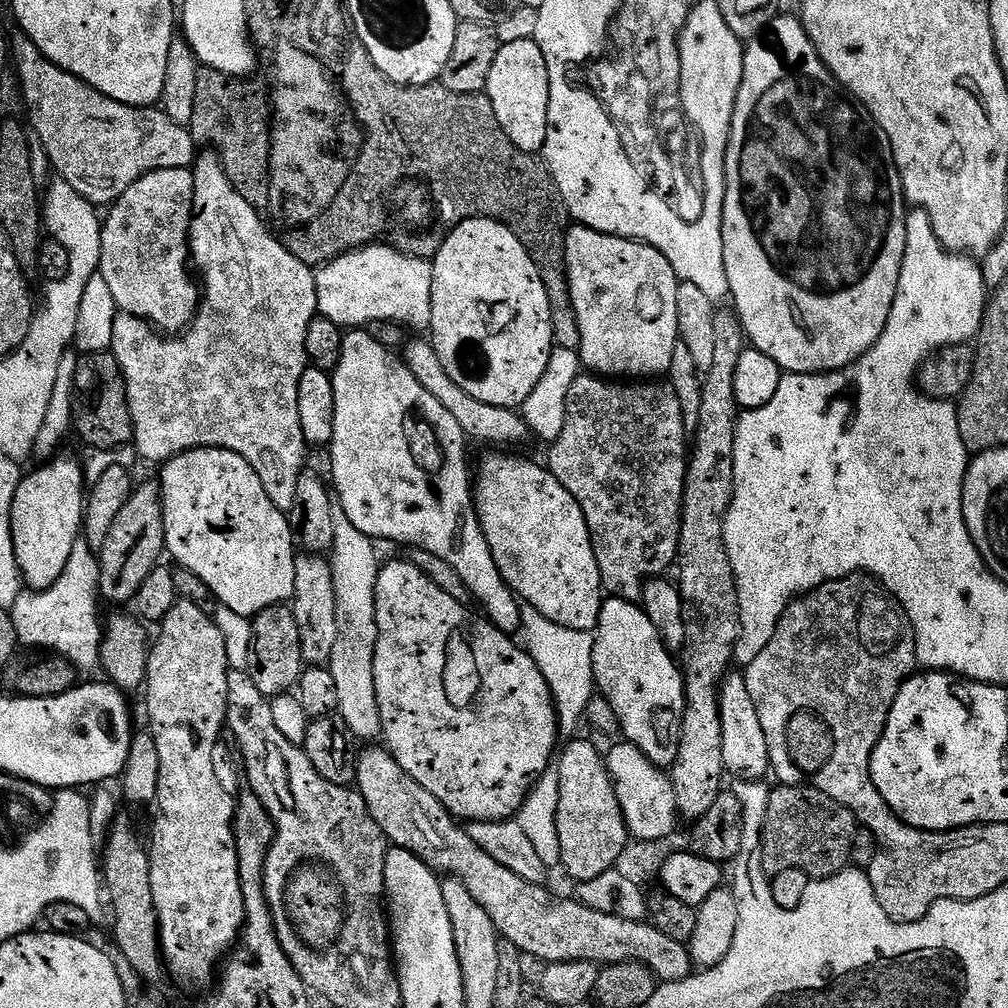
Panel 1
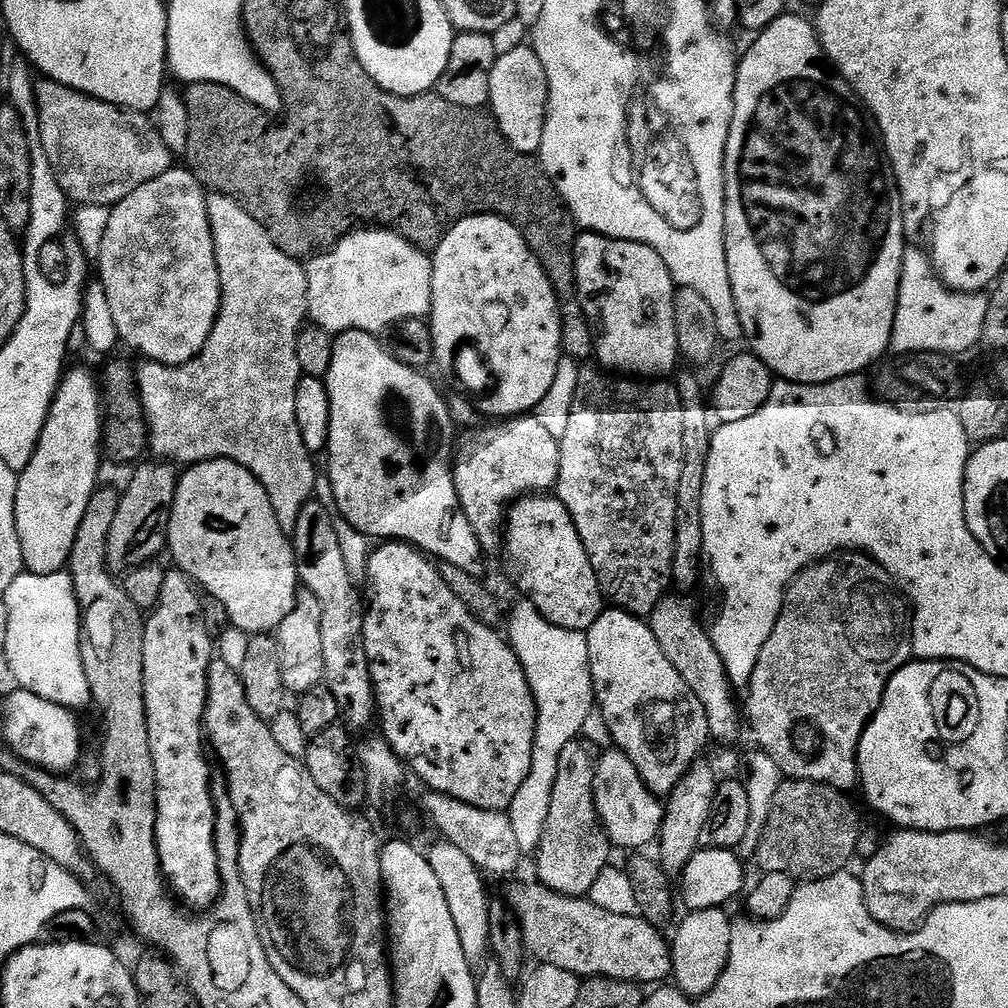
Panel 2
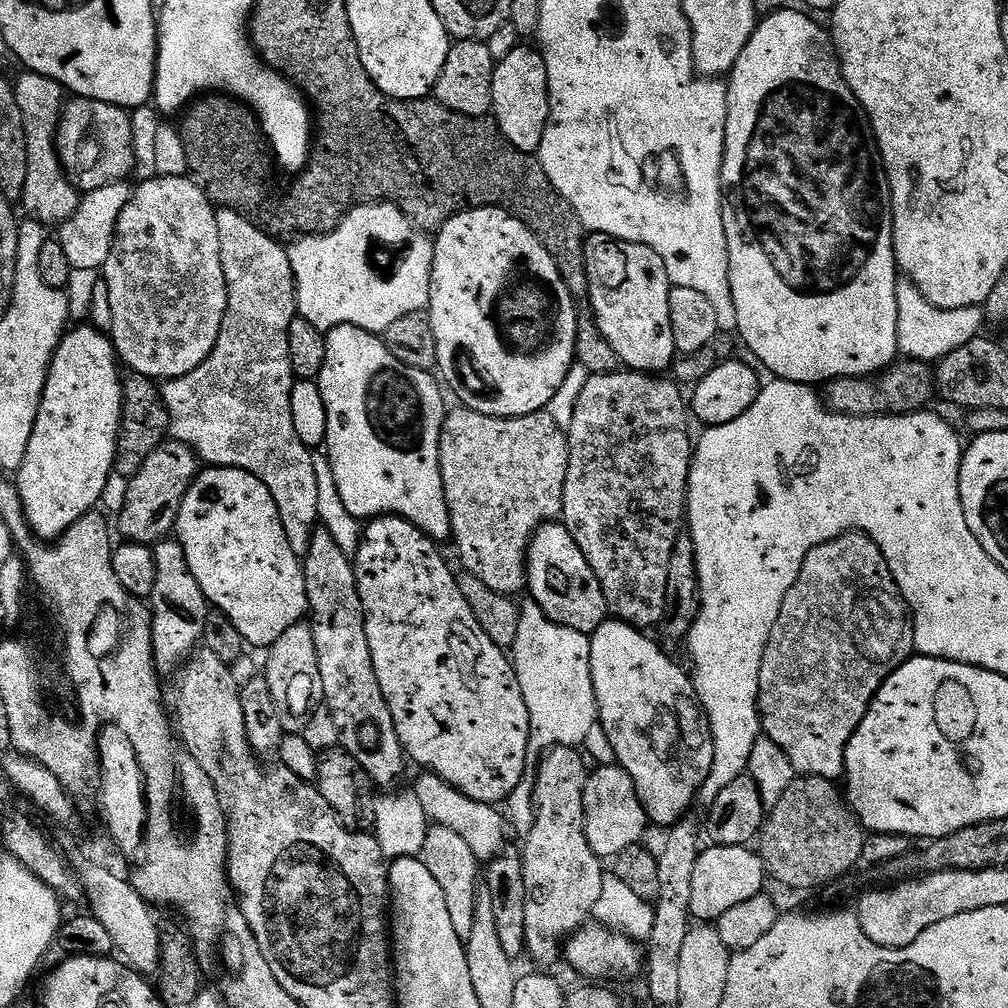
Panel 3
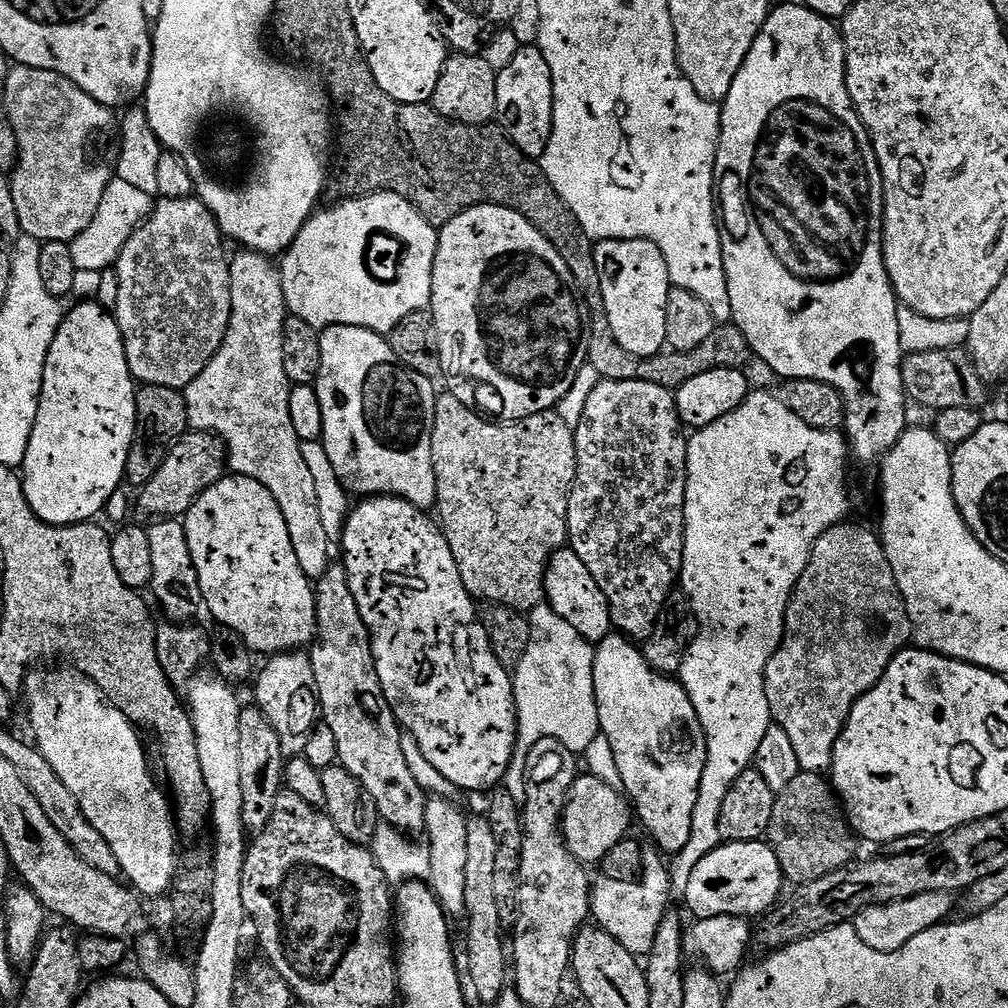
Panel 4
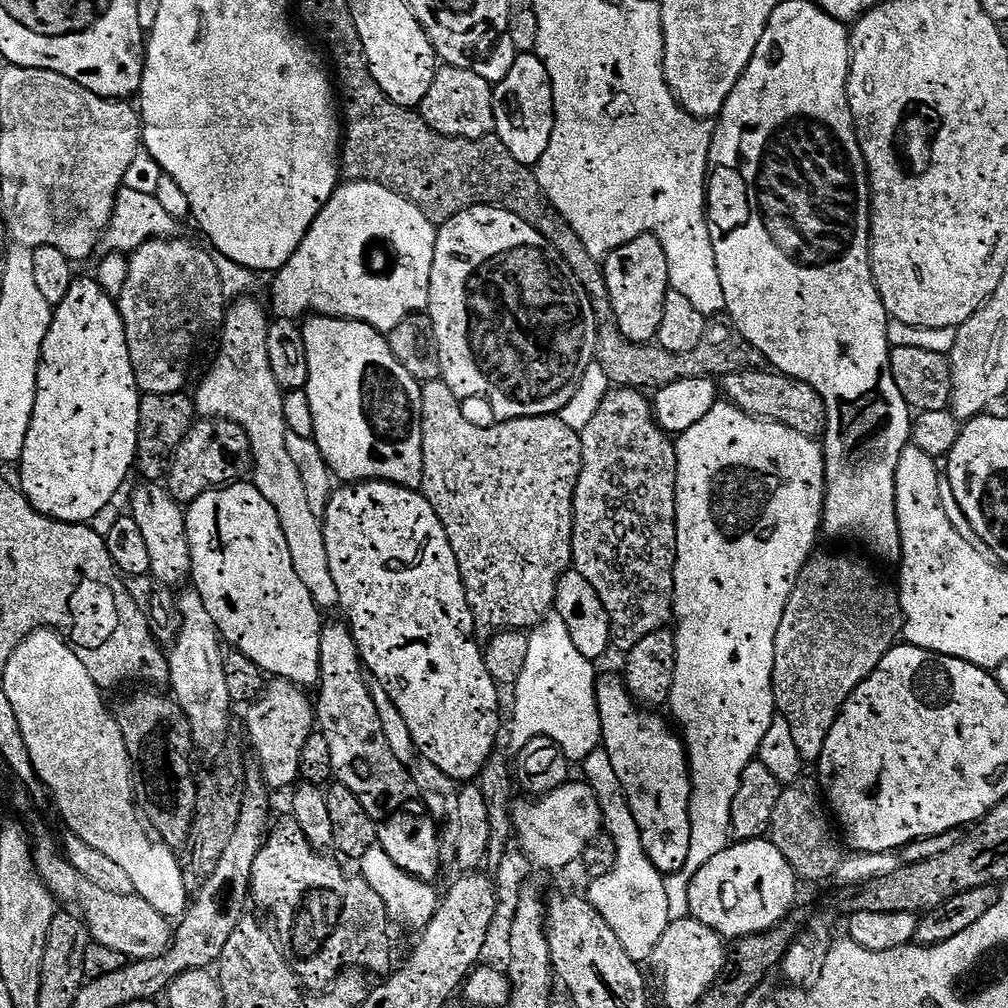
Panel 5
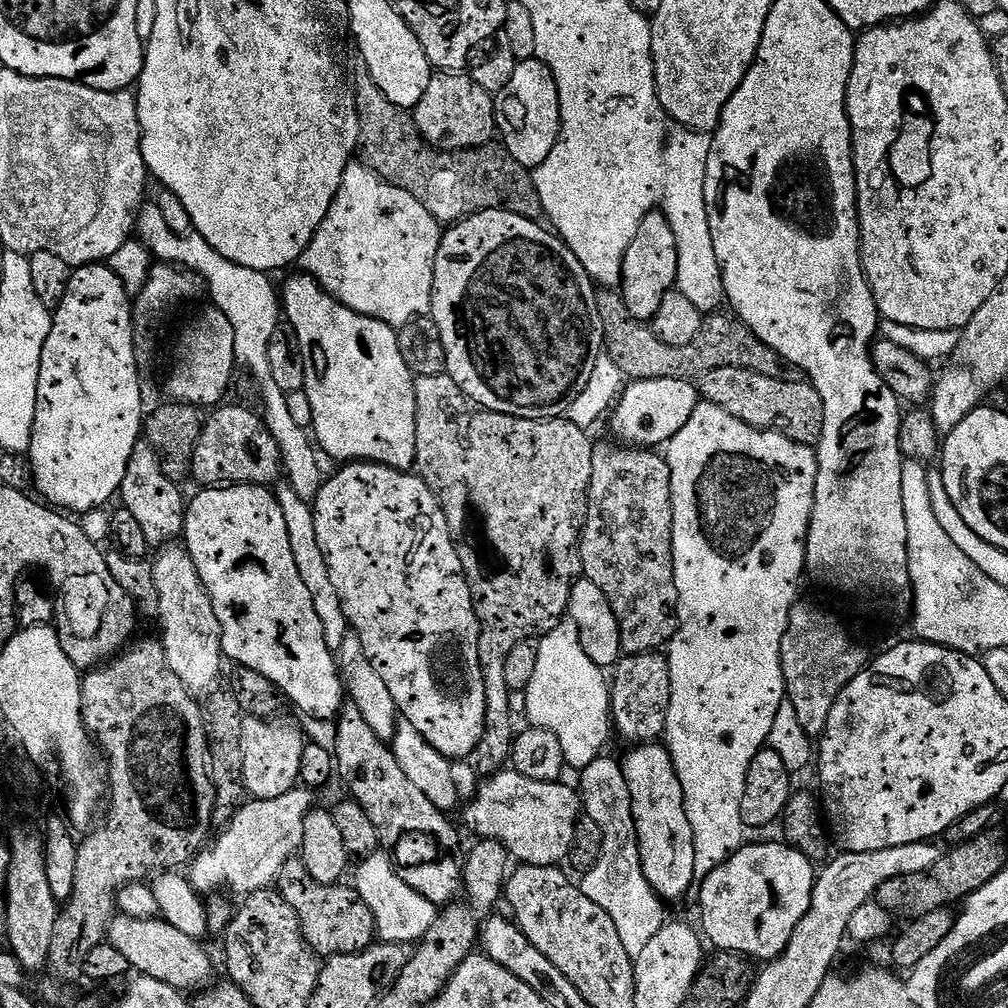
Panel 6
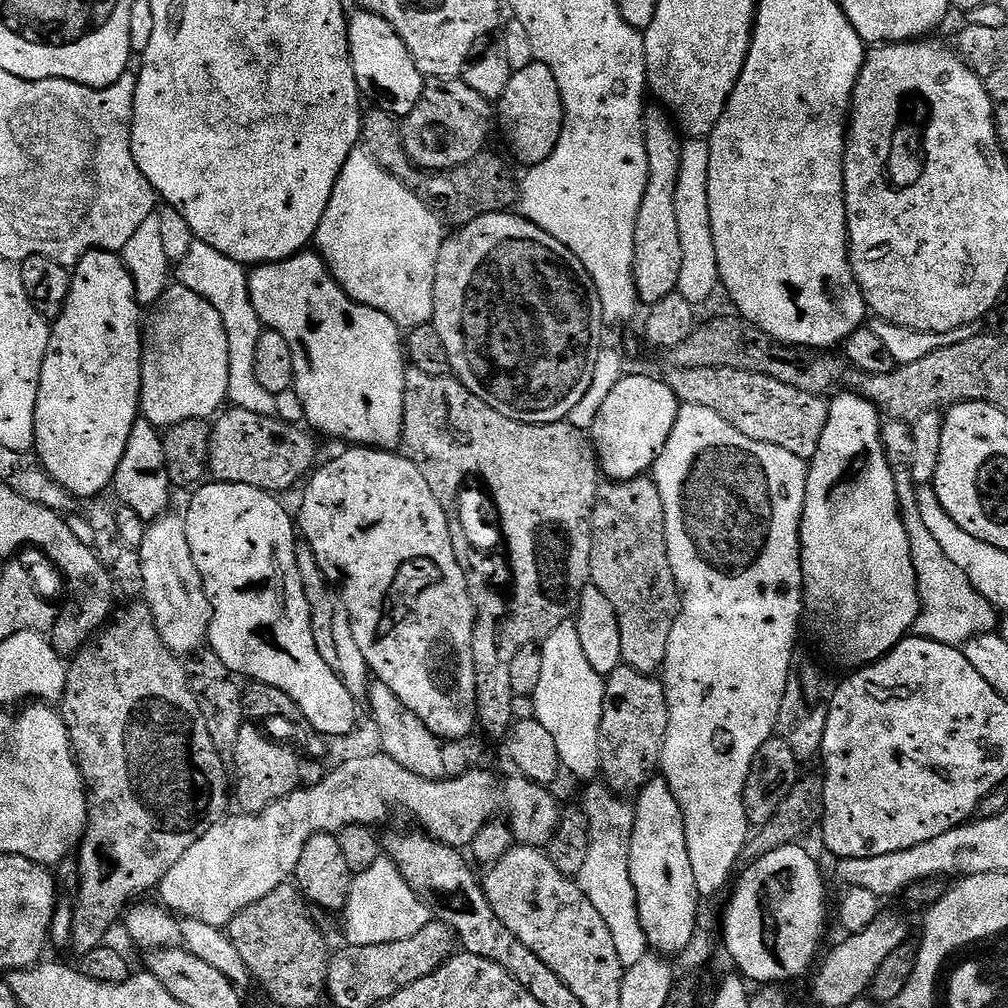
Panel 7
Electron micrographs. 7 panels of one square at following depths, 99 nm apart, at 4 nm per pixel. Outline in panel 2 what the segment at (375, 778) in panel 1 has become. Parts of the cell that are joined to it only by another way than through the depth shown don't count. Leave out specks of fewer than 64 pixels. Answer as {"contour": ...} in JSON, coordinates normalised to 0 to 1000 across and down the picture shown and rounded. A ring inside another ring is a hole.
{"contour":[[[512,877],[502,888],[502,896],[516,916],[520,928],[520,938],[525,945],[533,948],[536,956],[554,958],[554,962],[565,962],[576,970],[598,970],[600,972],[616,972],[636,978],[655,978],[659,971],[667,968],[667,938],[660,926],[650,921],[639,910],[622,909],[621,907],[605,907],[605,903],[597,903],[597,899],[589,899],[582,891],[559,889],[546,883],[542,878]]]}

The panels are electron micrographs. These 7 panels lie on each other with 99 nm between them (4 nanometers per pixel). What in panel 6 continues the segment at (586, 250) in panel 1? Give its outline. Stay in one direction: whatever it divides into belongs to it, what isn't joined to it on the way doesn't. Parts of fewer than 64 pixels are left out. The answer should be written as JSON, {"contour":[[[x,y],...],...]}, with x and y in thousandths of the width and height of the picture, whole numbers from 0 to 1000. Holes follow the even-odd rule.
{"contour":[[[648,208],[637,216],[633,224],[633,232],[629,240],[619,250],[615,282],[621,300],[621,308],[625,308],[627,316],[646,319],[653,312],[653,304],[657,304],[657,296],[671,286],[673,272],[673,240],[669,236],[669,228],[659,215],[658,209]]]}

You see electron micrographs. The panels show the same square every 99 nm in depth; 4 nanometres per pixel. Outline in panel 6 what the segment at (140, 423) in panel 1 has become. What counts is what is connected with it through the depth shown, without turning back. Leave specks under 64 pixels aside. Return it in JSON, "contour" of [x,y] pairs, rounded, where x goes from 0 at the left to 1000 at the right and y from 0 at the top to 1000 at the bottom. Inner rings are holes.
{"contour":[[[285,478],[275,479],[272,491],[276,502],[280,502],[280,514],[284,514],[284,530],[288,530],[288,546],[292,546],[292,562],[296,562],[296,569],[300,569],[300,578],[304,580],[304,585],[308,585],[312,606],[315,608],[315,613],[319,617],[323,641],[332,649],[337,646],[339,633],[343,633],[347,620],[339,605],[335,585],[331,585],[331,577],[327,577],[327,564],[323,562],[323,554],[319,554],[319,545],[315,543],[315,529],[312,527],[309,499],[296,494],[296,490],[292,490],[292,486]]]}

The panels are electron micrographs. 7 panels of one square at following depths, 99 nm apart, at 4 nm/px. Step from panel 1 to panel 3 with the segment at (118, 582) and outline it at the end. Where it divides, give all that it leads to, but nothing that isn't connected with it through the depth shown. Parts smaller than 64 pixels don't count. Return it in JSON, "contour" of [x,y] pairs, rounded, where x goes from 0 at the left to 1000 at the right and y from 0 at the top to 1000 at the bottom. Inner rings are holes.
{"contour":[[[166,436],[141,458],[141,466],[127,477],[123,501],[119,504],[119,528],[124,537],[154,542],[174,525],[181,498],[200,467],[200,457],[194,447],[173,436]]]}

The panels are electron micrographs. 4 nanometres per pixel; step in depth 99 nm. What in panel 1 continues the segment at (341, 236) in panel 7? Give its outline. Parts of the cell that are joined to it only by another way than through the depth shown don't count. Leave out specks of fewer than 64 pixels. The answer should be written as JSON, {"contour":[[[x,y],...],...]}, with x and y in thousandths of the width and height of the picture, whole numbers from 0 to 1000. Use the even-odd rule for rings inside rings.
{"contour":[[[384,241],[358,244],[342,254],[336,254],[313,270],[313,291],[316,313],[337,322],[341,327],[353,327],[373,317],[387,317],[406,326],[429,324],[429,263],[416,258],[412,252],[402,251],[396,246],[387,246]]]}

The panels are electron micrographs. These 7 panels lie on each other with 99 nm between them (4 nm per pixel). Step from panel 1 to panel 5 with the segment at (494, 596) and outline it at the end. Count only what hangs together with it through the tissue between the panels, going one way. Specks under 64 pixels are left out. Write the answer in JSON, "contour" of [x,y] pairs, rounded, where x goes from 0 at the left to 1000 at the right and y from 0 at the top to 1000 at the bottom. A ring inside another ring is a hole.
{"contour":[[[307,313],[301,318],[302,338],[304,339],[304,355],[308,355],[308,375],[304,386],[307,393],[308,405],[311,408],[311,434],[315,446],[319,446],[319,454],[323,454],[325,465],[330,473],[337,478],[360,478],[363,476],[384,476],[387,480],[398,480],[400,484],[416,485],[421,479],[421,463],[419,462],[419,381],[412,377],[391,355],[382,330],[374,329],[367,322],[357,317],[337,317],[333,313]]]}

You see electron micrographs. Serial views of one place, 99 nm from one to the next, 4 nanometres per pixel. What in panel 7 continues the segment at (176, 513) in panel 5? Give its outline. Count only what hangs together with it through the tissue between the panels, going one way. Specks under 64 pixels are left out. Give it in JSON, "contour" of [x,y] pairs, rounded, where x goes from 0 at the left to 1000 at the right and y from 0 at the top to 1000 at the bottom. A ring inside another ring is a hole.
{"contour":[[[137,415],[133,419],[133,427],[129,427],[129,435],[125,438],[125,448],[121,450],[121,458],[117,458],[113,488],[114,484],[118,499],[133,506],[133,510],[144,518],[156,516],[168,507],[173,481],[169,478],[165,462],[163,435],[160,426],[154,425],[148,417]]]}

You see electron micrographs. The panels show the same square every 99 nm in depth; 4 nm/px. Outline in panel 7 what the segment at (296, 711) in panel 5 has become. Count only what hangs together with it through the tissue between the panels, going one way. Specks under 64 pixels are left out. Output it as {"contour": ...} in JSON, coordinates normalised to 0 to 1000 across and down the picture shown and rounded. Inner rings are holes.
{"contour":[[[250,716],[243,717],[236,729],[236,740],[232,753],[232,794],[239,798],[241,805],[246,808],[253,808],[264,804],[272,796],[284,792],[296,781],[296,750],[292,748],[282,738],[273,738],[266,730],[261,730],[257,726],[255,719]]]}

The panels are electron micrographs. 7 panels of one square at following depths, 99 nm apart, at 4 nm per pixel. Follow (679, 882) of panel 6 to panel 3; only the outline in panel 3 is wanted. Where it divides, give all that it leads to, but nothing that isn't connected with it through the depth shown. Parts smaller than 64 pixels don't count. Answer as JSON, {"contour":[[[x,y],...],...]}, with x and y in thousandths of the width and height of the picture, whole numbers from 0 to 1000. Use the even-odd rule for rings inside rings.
{"contour":[[[610,613],[600,614],[597,621],[593,621],[591,627],[586,628],[585,634],[585,669],[589,677],[589,688],[591,689],[591,705],[593,707],[593,721],[601,724],[601,732],[605,732],[605,740],[609,740],[609,748],[611,749],[611,758],[621,764],[621,768],[625,768],[625,772],[629,776],[629,780],[633,784],[633,792],[637,796],[637,800],[641,804],[644,814],[648,818],[656,817],[659,823],[667,820],[675,813],[680,813],[684,809],[683,801],[688,797],[691,797],[694,782],[700,776],[700,772],[704,768],[704,764],[708,760],[708,732],[706,725],[702,719],[702,709],[698,707],[698,701],[694,699],[694,693],[690,688],[689,678],[682,666],[679,667],[654,643],[656,640],[643,632],[642,626],[629,623],[625,619],[618,619],[617,616]]]}

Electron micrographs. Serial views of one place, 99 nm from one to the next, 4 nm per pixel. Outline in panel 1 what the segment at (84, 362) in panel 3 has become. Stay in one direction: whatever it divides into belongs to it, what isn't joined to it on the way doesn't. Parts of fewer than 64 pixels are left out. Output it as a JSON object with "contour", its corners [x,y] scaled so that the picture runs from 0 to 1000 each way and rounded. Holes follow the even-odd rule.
{"contour":[[[49,455],[37,468],[23,473],[14,490],[12,528],[14,550],[29,584],[46,584],[58,576],[83,523],[85,476],[75,456]]]}

